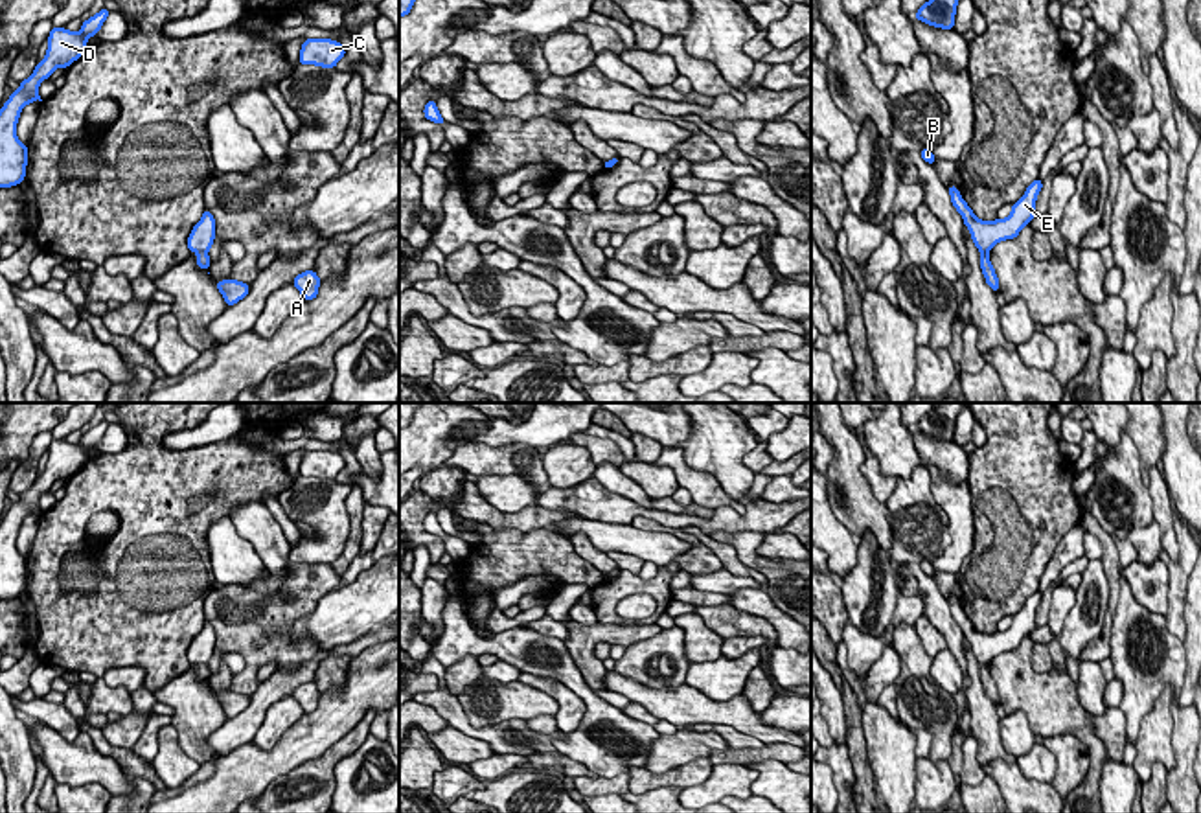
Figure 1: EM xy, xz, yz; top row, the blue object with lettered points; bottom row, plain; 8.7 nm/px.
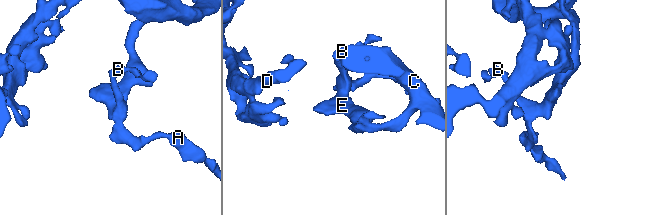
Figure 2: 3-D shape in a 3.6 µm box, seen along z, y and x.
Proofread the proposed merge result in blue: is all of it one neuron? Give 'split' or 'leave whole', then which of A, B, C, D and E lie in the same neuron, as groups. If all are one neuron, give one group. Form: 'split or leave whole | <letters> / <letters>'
split | A / B C D E

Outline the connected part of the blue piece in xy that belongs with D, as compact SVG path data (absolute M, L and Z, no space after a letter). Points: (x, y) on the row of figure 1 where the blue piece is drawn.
M109 9L81 24L81 31L74 33L66 28L51 28L48 50L33 74L20 81L20 88L11 92L9 99L0 109L0 188L18 186L26 178L28 147L17 138L17 123L22 109L39 96L39 85L50 79L55 68L66 68L77 61L88 48L86 39L94 37L109 17Z

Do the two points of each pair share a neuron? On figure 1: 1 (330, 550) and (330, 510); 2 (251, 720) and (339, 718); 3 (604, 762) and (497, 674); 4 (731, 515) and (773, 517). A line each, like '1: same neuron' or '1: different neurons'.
1: same neuron
2: different neurons
3: different neurons
4: same neuron

